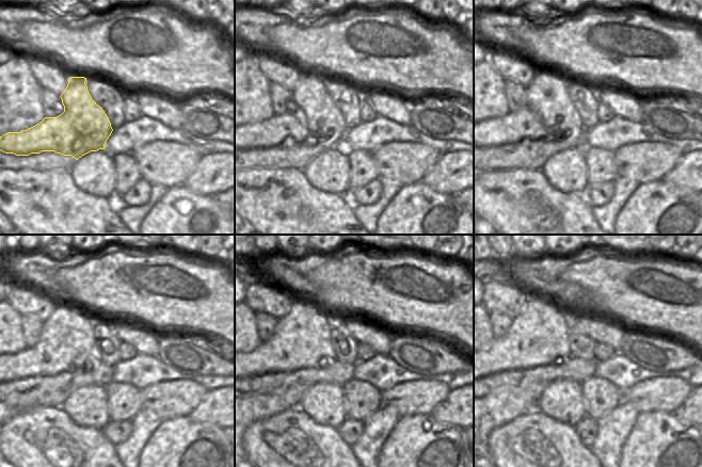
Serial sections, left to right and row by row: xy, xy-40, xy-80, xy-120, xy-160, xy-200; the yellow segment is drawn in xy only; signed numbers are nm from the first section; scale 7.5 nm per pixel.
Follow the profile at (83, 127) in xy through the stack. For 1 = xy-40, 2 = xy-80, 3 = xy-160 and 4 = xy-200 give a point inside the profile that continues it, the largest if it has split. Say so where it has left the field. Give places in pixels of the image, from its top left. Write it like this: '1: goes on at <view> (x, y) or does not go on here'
1: goes on at xy-40 (317, 121)
2: goes on at xy-80 (548, 114)
3: goes on at xy-160 (301, 340)
4: goes on at xy-200 (539, 336)

